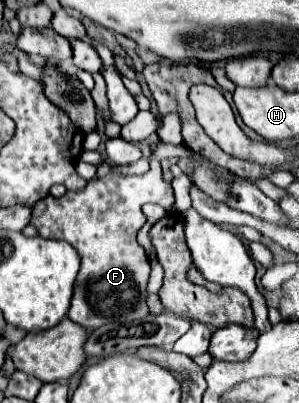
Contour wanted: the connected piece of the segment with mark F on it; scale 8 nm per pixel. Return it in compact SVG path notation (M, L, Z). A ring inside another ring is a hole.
M162 141L152 143L150 171L142 177L124 177L110 173L110 165L98 167L98 177L90 179L80 191L66 191L62 197L44 197L32 207L30 225L36 227L44 239L60 239L70 243L80 259L80 275L74 285L72 305L68 319L84 329L98 329L106 323L124 323L146 317L146 283L150 277L150 261L146 251L138 245L136 233L146 223L142 213L144 203L162 203L168 209L174 207L174 191L170 183L162 179L160 159L154 157L156 147Z

